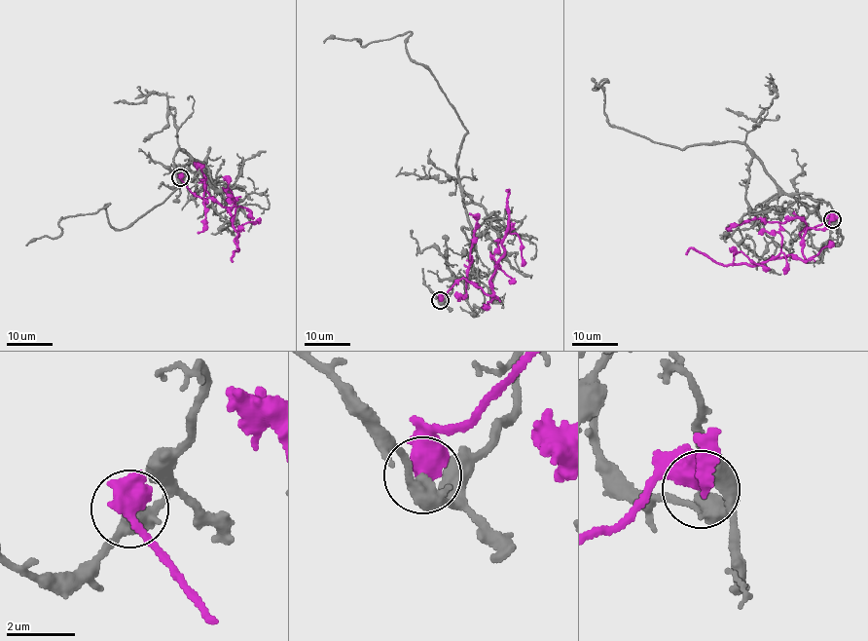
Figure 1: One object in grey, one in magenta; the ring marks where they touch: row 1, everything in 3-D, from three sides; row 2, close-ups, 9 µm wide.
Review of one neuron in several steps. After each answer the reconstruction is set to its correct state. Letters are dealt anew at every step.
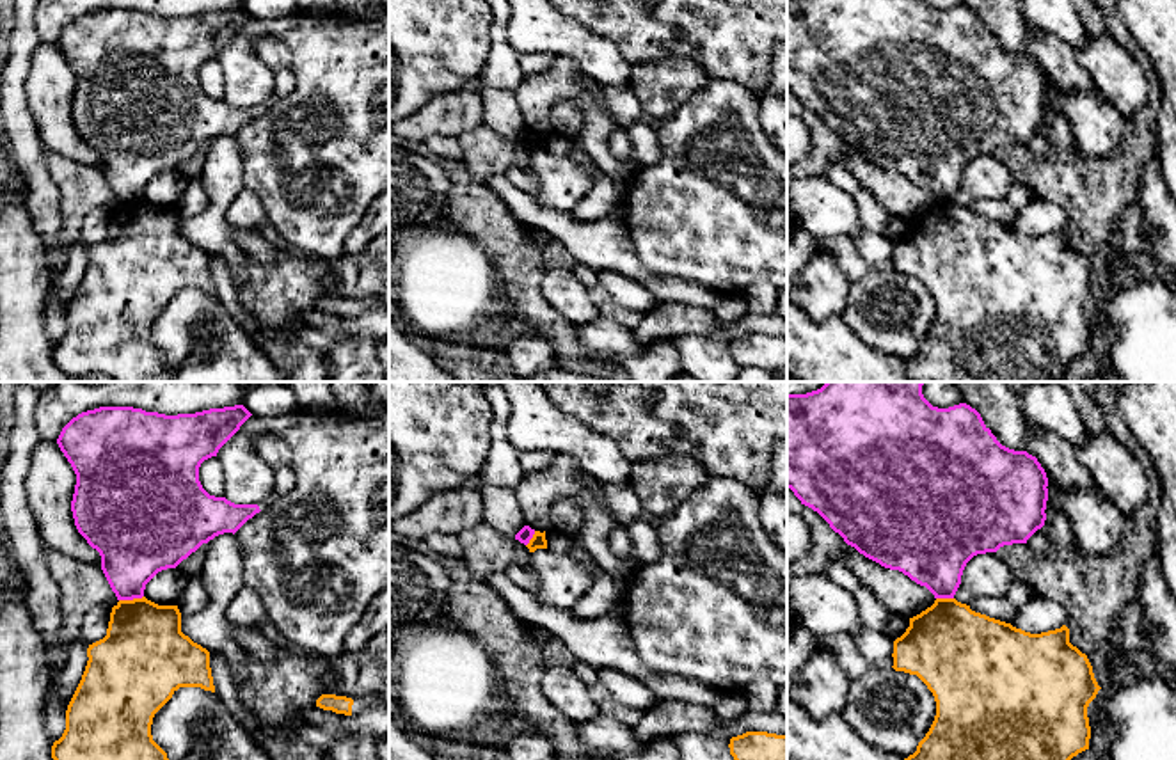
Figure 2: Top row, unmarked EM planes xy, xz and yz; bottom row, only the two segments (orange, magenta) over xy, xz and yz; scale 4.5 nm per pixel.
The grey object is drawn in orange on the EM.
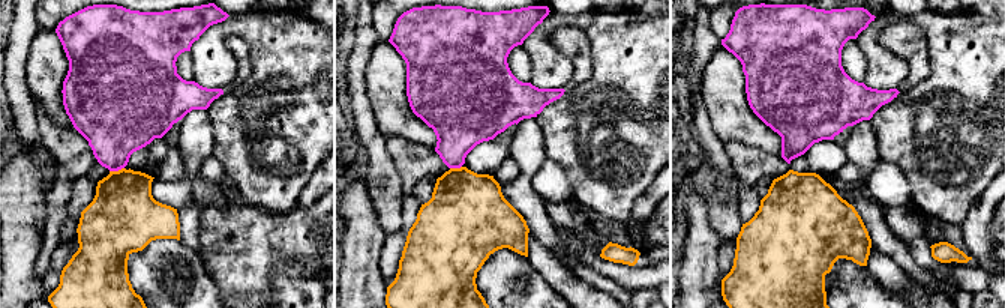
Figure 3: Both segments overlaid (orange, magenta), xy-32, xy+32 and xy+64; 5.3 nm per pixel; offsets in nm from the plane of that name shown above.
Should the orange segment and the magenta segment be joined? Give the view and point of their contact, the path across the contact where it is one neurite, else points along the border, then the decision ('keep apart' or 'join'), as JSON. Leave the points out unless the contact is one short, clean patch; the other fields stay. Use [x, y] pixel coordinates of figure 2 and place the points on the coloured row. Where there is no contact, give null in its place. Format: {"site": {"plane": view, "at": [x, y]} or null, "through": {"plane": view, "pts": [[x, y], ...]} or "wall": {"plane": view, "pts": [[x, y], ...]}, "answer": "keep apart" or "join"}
{"site": {"plane": "xy", "at": [130, 601]}, "wall": {"plane": "xy", "pts": [[143, 595], [132, 601], [119, 601]]}, "answer": "keep apart"}

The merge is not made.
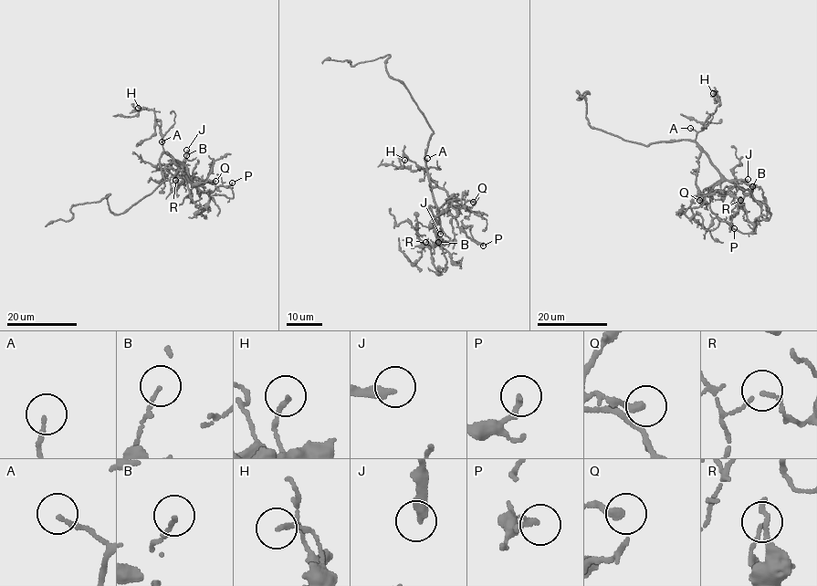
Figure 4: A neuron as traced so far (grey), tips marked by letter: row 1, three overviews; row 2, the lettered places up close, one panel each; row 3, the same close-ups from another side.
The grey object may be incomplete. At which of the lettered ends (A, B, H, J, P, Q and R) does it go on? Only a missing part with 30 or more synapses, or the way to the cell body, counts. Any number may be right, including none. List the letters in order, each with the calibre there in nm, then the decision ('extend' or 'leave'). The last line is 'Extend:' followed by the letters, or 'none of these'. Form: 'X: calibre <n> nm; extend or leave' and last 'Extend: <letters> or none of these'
A: calibre 150 nm; extend
B: calibre 110 nm; leave
H: calibre 160 nm; leave
J: calibre 320 nm; extend
P: calibre 200 nm; leave
Q: calibre 280 nm; leave
R: calibre 130 nm; leave
Extend: A, J

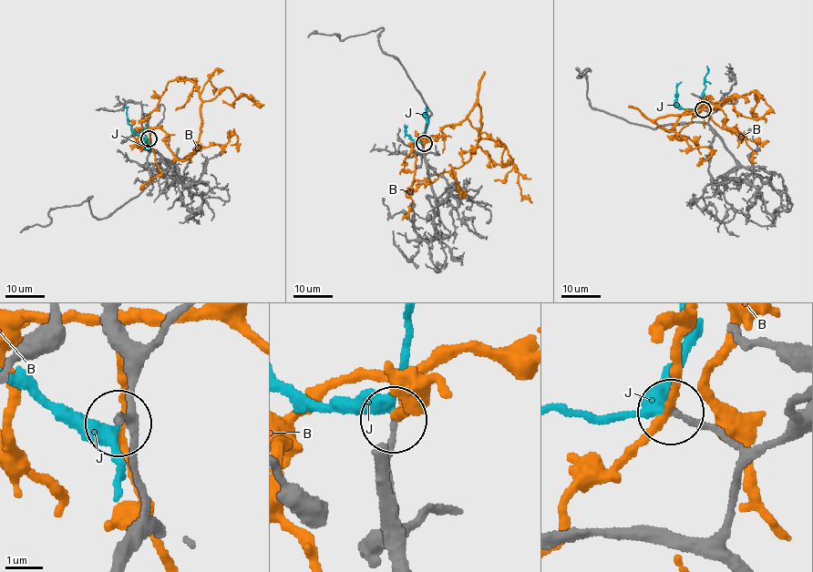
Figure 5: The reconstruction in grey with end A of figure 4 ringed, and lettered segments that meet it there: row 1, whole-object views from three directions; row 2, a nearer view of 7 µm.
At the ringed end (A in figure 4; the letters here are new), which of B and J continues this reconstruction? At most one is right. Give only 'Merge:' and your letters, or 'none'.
Merge: J

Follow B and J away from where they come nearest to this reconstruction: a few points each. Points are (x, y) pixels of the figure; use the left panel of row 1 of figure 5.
B: (149, 138), (150, 128), (162, 128), (177, 158), (190, 157), (200, 94), (178, 78), (191, 79), (175, 110)
J: (149, 138), (149, 148), (144, 132), (146, 124)

